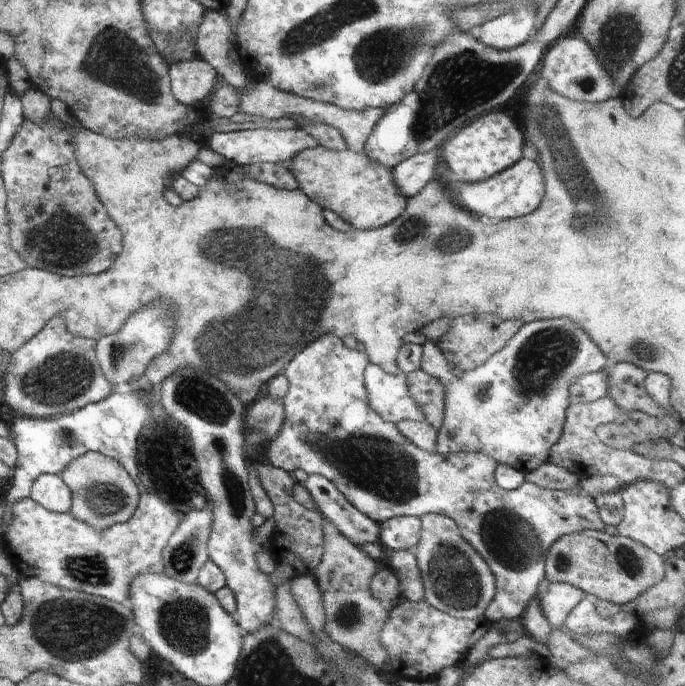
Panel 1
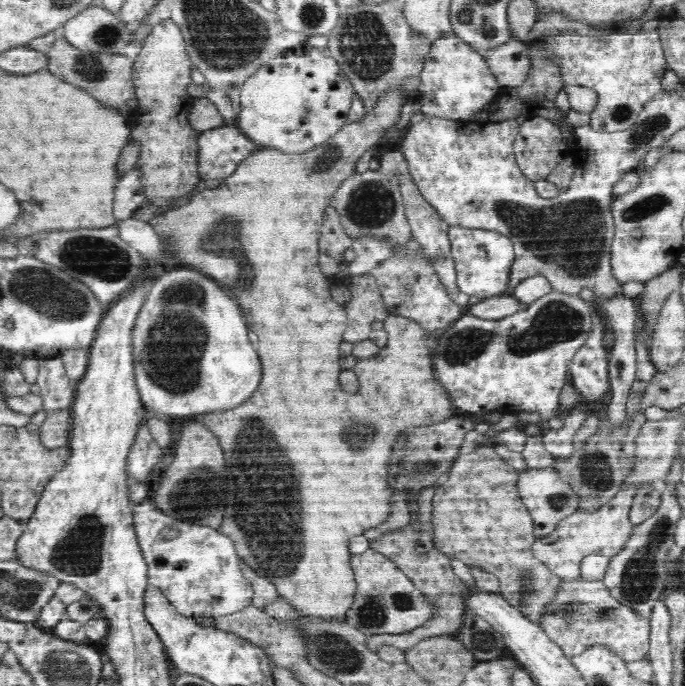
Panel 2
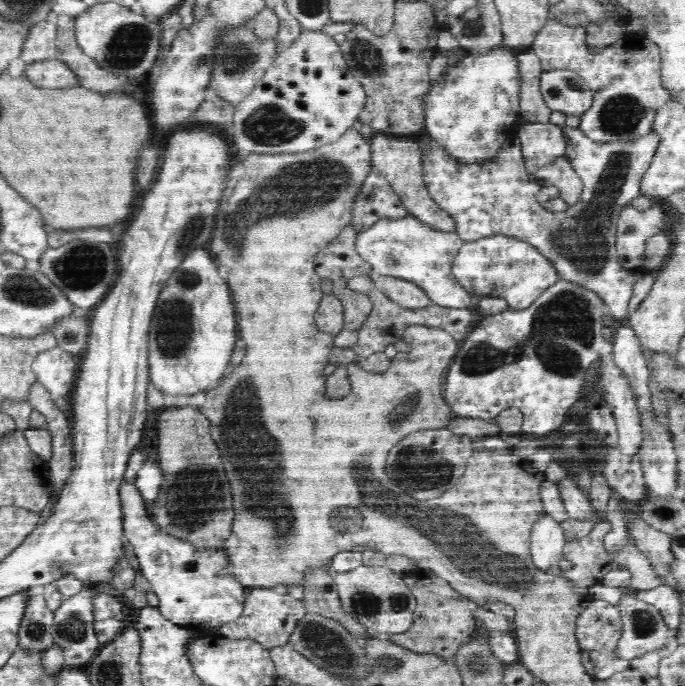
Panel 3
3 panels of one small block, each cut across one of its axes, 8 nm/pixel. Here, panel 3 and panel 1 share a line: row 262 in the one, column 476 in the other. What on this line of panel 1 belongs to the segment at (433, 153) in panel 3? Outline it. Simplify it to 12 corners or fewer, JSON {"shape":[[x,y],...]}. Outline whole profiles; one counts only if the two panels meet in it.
{"shape":[[444,514],[420,517],[424,601],[482,619],[495,579]]}

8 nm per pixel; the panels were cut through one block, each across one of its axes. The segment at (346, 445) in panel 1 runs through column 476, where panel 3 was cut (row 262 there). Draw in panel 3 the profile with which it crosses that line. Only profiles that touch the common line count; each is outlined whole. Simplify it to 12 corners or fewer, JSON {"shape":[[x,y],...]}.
{"shape":[[464,243],[451,272],[470,296],[529,308],[561,280],[535,246]]}

